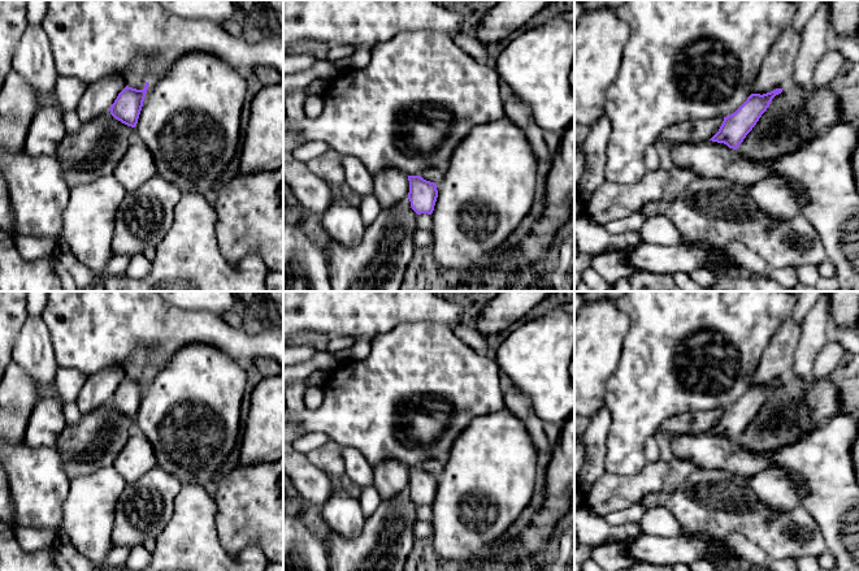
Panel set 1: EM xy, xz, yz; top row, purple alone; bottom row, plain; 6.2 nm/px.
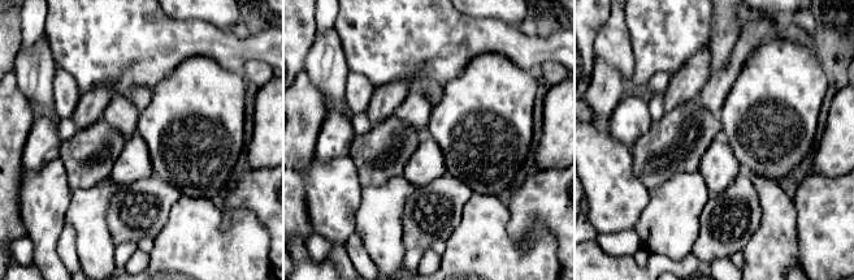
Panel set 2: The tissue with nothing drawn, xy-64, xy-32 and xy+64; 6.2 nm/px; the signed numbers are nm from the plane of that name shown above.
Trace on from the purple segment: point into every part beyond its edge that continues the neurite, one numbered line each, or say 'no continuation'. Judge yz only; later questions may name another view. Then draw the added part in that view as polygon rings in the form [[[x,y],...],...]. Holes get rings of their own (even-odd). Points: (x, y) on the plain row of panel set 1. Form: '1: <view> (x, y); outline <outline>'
1: yz (776, 363); outline [[[791,316],[786,317],[764,350],[752,385],[763,386],[790,376],[799,338],[801,325]]]

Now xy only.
1: xy (99, 388); outline [[[118,365],[109,367],[88,376],[75,399],[81,414],[84,415],[107,403],[125,378],[125,368]]]

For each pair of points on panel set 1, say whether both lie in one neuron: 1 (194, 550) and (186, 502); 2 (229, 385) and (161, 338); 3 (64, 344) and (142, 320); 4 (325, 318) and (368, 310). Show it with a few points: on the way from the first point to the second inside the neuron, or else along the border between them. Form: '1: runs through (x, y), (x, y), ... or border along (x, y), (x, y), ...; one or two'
1: runs through (192, 539), (192, 514); one
2: border along (208, 344), (190, 342), (182, 346), (157, 372); two
3: runs through (83, 337), (94, 336), (109, 320), (122, 320); one
4: runs through (335, 318), (345, 308), (358, 308); one

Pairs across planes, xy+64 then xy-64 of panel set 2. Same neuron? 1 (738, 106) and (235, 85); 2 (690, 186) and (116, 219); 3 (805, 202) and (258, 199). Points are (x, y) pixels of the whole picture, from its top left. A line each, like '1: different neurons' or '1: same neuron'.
1: same neuron
2: different neurons
3: same neuron

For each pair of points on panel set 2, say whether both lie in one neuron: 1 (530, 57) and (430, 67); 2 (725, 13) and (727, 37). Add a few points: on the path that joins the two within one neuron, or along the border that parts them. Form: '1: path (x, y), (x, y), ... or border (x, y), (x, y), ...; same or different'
1: path (506, 42), (455, 42); same
2: path (725, 18), (725, 31); same

